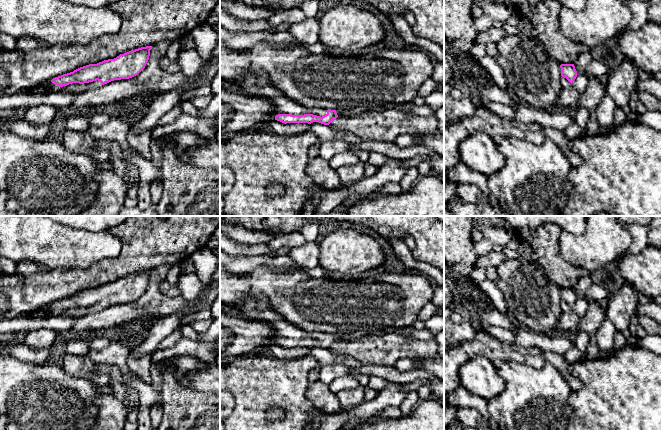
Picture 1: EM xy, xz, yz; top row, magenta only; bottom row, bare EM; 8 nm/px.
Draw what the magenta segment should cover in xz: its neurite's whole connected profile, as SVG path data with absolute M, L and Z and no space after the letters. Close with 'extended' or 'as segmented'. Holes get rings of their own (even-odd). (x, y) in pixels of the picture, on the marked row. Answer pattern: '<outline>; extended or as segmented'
M249 74L243 78L232 80L240 92L249 96L262 96L272 101L275 120L282 123L319 122L329 125L338 117L336 110L309 109L289 99L284 93L276 89L266 74Z; extended

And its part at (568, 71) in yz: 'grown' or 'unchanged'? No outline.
grown

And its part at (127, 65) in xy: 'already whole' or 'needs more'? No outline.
needs more

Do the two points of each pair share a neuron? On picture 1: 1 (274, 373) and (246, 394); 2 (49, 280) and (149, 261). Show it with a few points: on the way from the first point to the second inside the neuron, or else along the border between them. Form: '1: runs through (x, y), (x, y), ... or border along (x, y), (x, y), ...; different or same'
1: runs through (267, 380), (265, 382), (258, 382), (253, 387); same
2: runs through (74, 280), (106, 273), (124, 264); same

